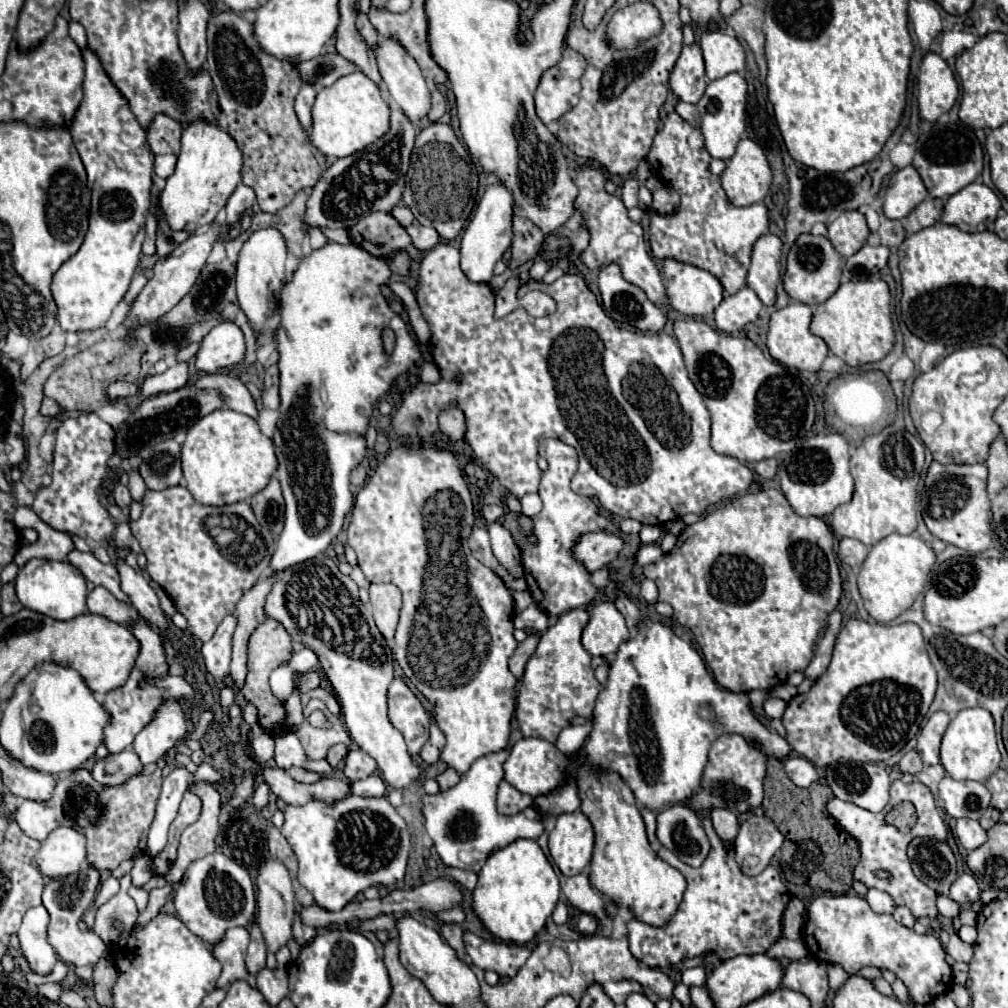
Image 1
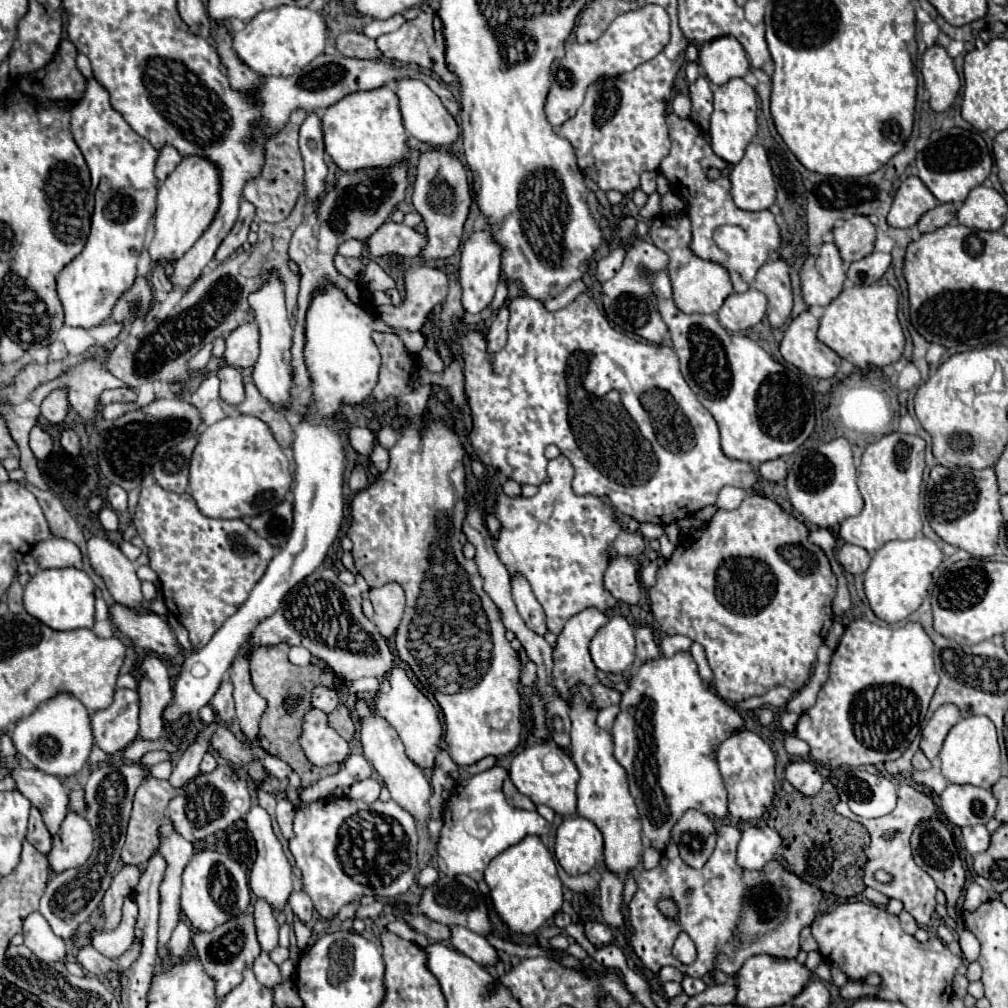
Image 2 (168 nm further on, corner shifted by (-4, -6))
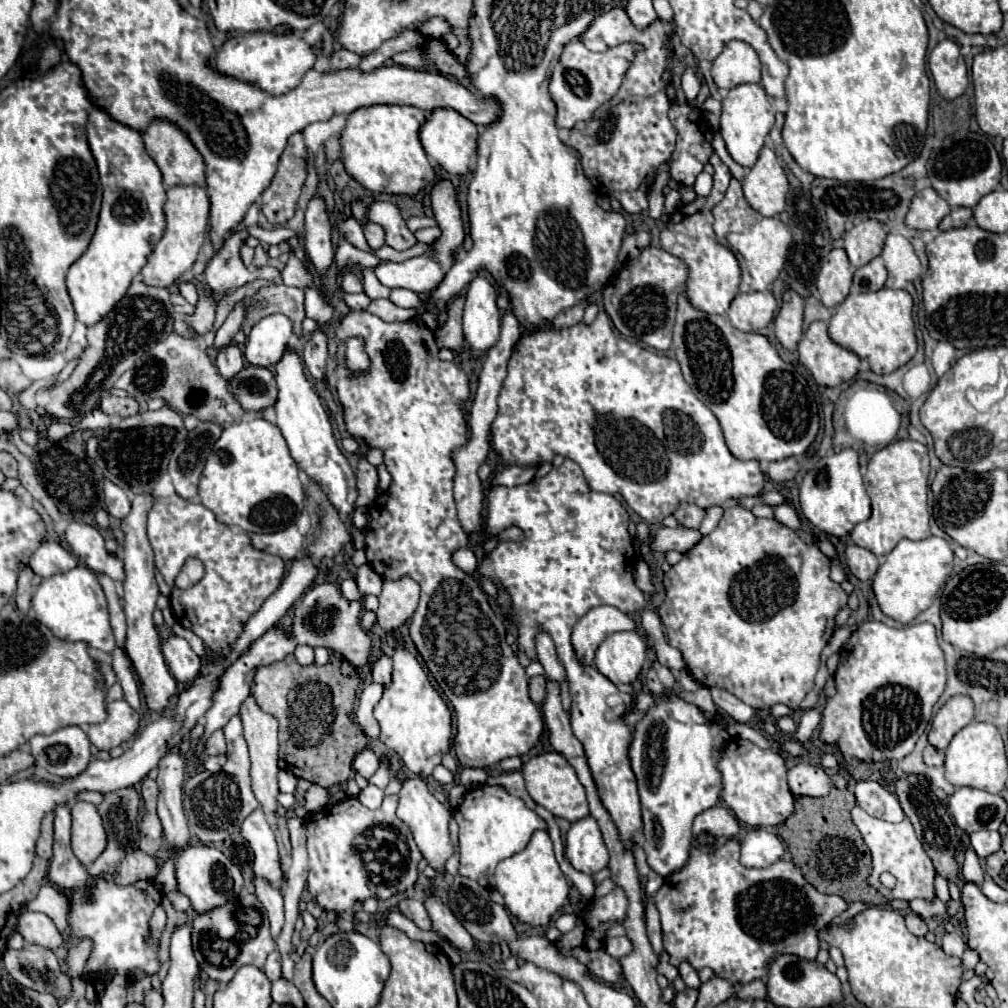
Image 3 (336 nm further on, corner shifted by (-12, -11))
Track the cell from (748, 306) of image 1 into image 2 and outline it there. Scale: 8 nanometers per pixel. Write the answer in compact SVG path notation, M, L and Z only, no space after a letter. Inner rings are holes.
M749 287L745 293L731 293L719 309L717 319L727 331L733 333L757 325L765 317L765 309L767 297L755 287Z

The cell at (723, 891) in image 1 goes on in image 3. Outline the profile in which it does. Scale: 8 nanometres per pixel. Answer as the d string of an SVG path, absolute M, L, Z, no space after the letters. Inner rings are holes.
M729 840L713 854L697 852L697 848L693 848L685 868L669 876L661 890L655 894L655 904L661 914L663 946L671 956L671 964L679 966L681 960L689 960L695 970L711 968L717 976L735 984L765 978L769 962L781 954L815 960L819 950L818 931L837 914L847 910L847 902L843 902L839 896L833 896L831 902L831 896L817 892L807 880L803 880L799 866L793 862L777 860L775 864L761 870L741 866L737 840Z

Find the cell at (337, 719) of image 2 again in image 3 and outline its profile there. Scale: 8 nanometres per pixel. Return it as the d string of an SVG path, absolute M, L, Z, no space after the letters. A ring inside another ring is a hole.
M289 654L279 662L257 668L251 684L251 696L255 698L261 710L269 712L279 722L279 768L281 770L289 770L297 778L305 778L323 788L341 786L349 780L353 772L351 770L353 758L357 756L357 752L361 752L367 746L367 736L351 720L357 688L359 688L357 670L347 660L341 658L331 658L323 668L319 668L315 664L301 666L295 660L295 656Z

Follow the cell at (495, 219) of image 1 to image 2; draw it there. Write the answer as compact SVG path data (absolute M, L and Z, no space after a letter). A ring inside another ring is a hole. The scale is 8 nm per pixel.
M489 227L471 233L467 241L461 247L461 265L459 265L459 281L463 289L463 307L469 313L479 313L483 307L487 307L493 301L495 287L501 279L501 255L503 247L493 239L493 233Z

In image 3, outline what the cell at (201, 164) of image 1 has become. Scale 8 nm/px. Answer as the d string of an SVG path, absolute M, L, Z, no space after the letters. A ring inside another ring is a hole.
M173 186L167 190L167 204L165 204L165 216L167 216L167 232L155 246L149 262L141 270L141 276L145 284L155 288L169 288L175 284L197 260L199 250L205 242L207 222L209 222L209 196L199 186Z

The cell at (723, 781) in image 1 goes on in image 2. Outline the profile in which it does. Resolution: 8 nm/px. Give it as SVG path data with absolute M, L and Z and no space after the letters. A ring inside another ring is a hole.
M743 729L719 745L717 765L729 797L729 813L743 821L761 817L775 797L775 755L771 747L759 735Z

